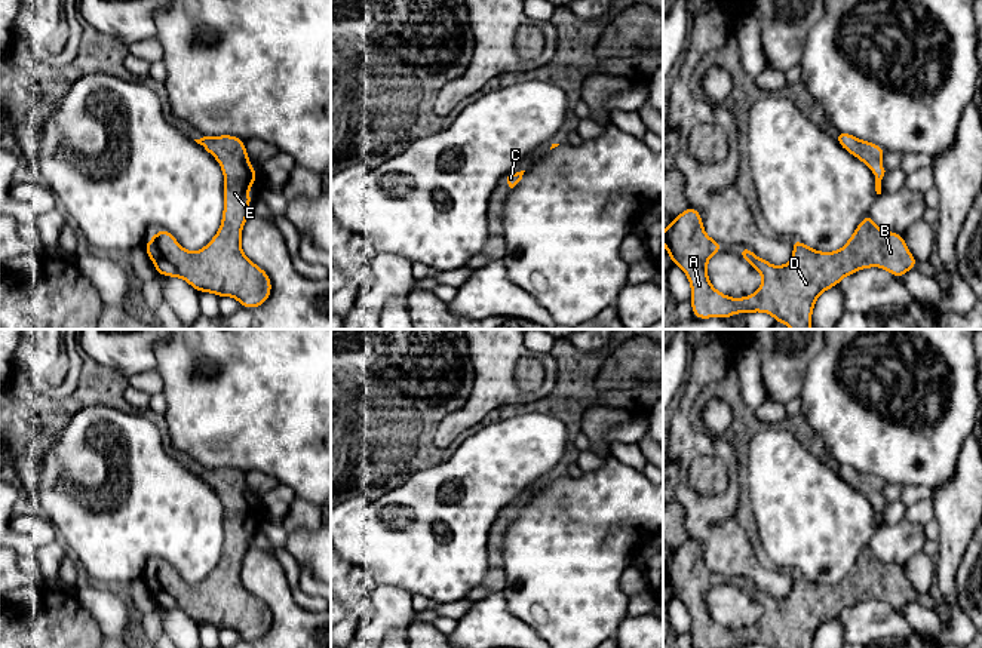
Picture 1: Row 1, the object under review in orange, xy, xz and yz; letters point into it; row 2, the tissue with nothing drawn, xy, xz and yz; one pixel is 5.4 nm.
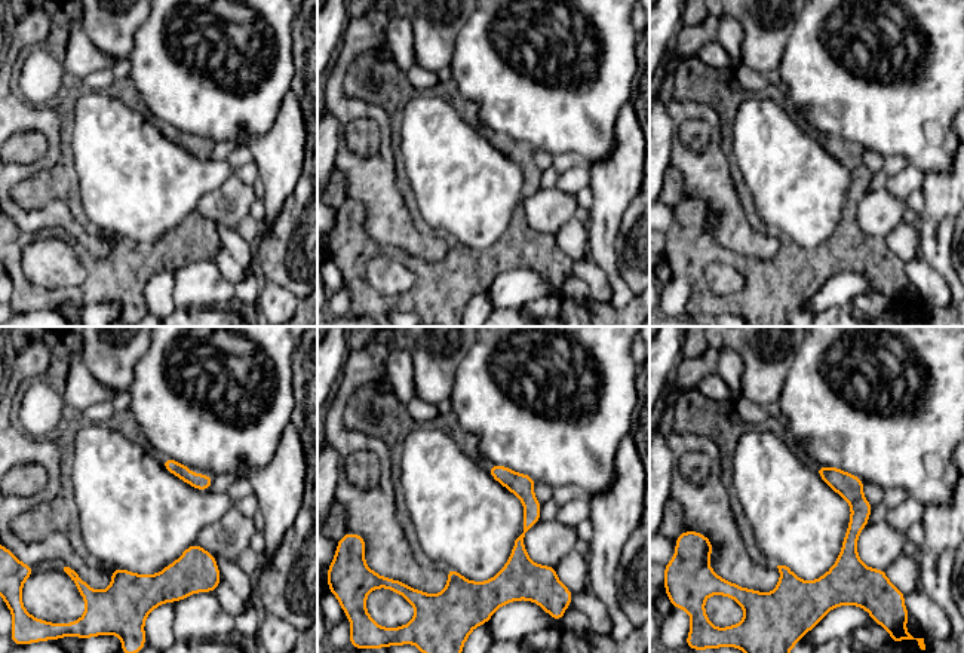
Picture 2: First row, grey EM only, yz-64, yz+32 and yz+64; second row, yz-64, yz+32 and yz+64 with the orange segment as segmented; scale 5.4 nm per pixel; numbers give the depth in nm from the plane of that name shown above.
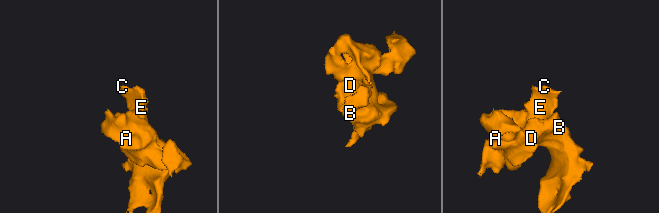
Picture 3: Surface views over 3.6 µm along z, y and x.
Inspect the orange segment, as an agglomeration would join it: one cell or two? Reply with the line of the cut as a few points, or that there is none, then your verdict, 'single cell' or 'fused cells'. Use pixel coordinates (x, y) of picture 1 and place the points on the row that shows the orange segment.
no cut; single cell

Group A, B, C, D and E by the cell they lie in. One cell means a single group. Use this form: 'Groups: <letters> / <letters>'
Groups: A B C D E

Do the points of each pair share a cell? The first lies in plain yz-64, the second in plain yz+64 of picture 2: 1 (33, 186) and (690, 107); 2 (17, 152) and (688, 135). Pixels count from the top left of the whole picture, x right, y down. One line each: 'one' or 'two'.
1: two
2: one

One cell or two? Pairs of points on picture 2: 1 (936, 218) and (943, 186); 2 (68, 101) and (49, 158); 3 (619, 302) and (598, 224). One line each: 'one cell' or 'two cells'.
1: one cell
2: two cells
3: one cell

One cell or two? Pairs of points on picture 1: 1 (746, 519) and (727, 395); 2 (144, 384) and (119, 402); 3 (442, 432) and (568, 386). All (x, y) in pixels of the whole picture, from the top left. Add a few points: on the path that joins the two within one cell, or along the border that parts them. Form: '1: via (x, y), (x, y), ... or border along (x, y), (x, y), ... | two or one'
1: via (743, 488), (742, 426) | one
2: border along (126, 378), (129, 384) | two
3: border along (555, 359), (555, 386), (531, 404) | two

